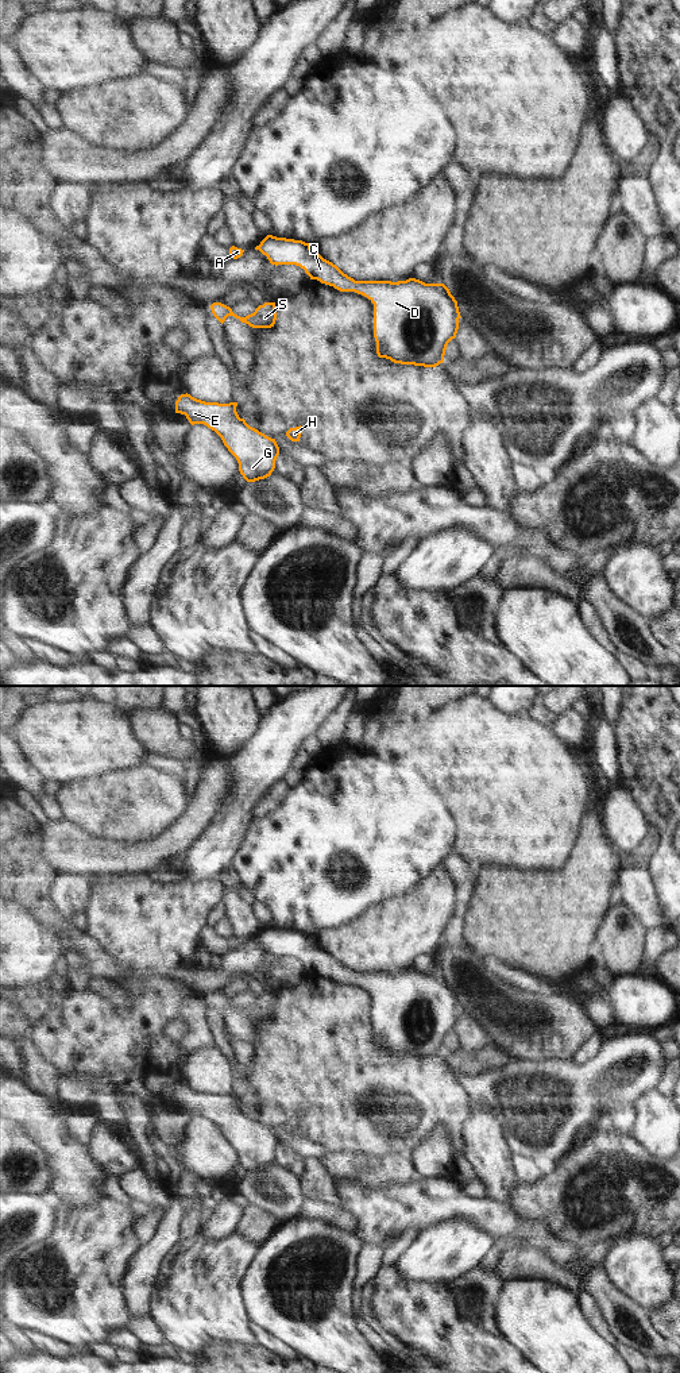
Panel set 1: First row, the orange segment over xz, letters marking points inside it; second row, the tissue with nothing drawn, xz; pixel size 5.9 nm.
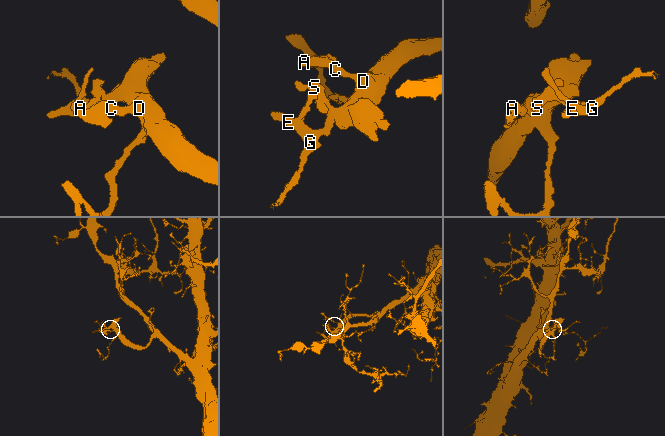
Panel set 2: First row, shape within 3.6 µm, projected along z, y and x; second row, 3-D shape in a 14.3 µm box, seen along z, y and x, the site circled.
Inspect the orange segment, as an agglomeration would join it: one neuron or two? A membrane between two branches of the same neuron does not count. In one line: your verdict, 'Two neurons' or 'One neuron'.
One neuron

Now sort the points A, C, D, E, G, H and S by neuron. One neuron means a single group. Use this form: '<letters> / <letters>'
A C D E G H S

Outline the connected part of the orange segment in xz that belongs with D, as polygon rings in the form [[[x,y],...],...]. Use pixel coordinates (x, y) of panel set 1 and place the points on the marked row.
[[[267,235],[255,250],[266,255],[271,265],[300,266],[310,279],[317,279],[340,292],[355,292],[367,297],[374,304],[374,338],[379,358],[424,367],[436,367],[444,362],[447,346],[456,338],[461,317],[457,301],[444,284],[425,284],[416,278],[398,282],[355,281],[314,252],[310,243],[273,235]]]

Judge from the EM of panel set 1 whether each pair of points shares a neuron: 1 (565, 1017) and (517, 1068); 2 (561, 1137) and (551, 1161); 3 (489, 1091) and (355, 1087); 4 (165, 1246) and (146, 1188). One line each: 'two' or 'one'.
1: two
2: one
3: two
4: two

